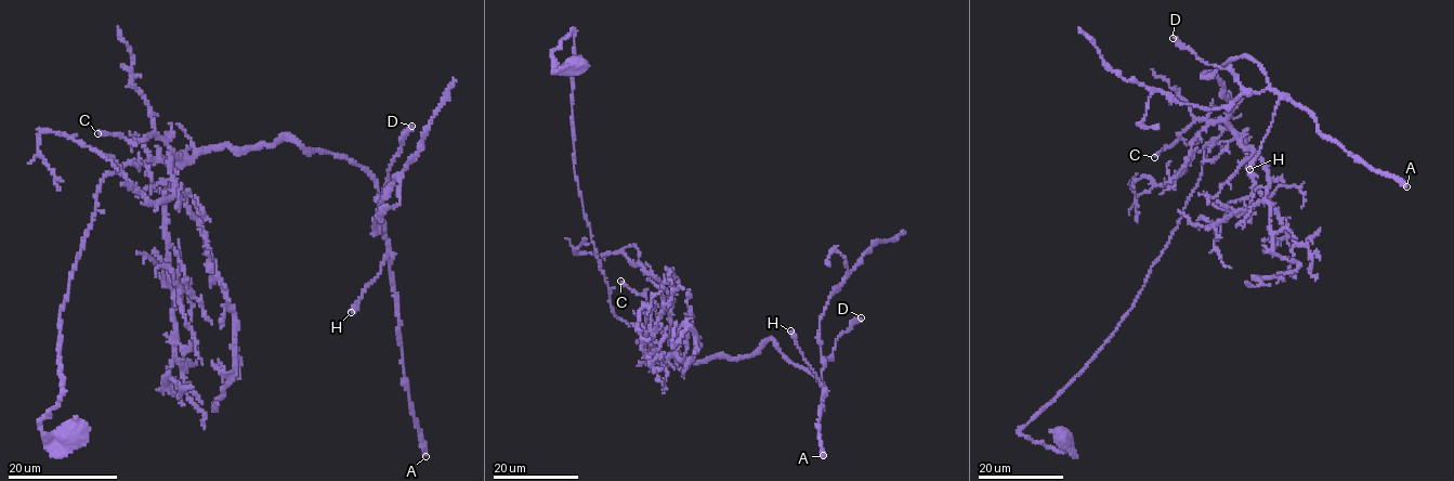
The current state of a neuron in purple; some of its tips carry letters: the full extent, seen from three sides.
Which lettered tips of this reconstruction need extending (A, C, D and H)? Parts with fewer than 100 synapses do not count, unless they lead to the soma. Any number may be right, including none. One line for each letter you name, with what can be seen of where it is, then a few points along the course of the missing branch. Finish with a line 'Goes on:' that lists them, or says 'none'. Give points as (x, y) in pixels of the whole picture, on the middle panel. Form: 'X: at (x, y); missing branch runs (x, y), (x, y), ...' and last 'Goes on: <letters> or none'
A: at (823, 455)
Goes on: A

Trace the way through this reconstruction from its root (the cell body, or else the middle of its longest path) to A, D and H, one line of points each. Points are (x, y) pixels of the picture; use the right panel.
A: (1061, 440), (1018, 431), (1131, 307), (1230, 125), (1220, 78), (1203, 75), (1251, 59), (1321, 134), (1406, 186)
D: (1061, 440), (1018, 431), (1131, 307), (1230, 125), (1203, 75), (1243, 55), (1268, 86), (1173, 38)
H: (1061, 440), (1018, 431), (1131, 307), (1230, 125), (1220, 78), (1202, 76), (1243, 55), (1279, 96), (1249, 169)

